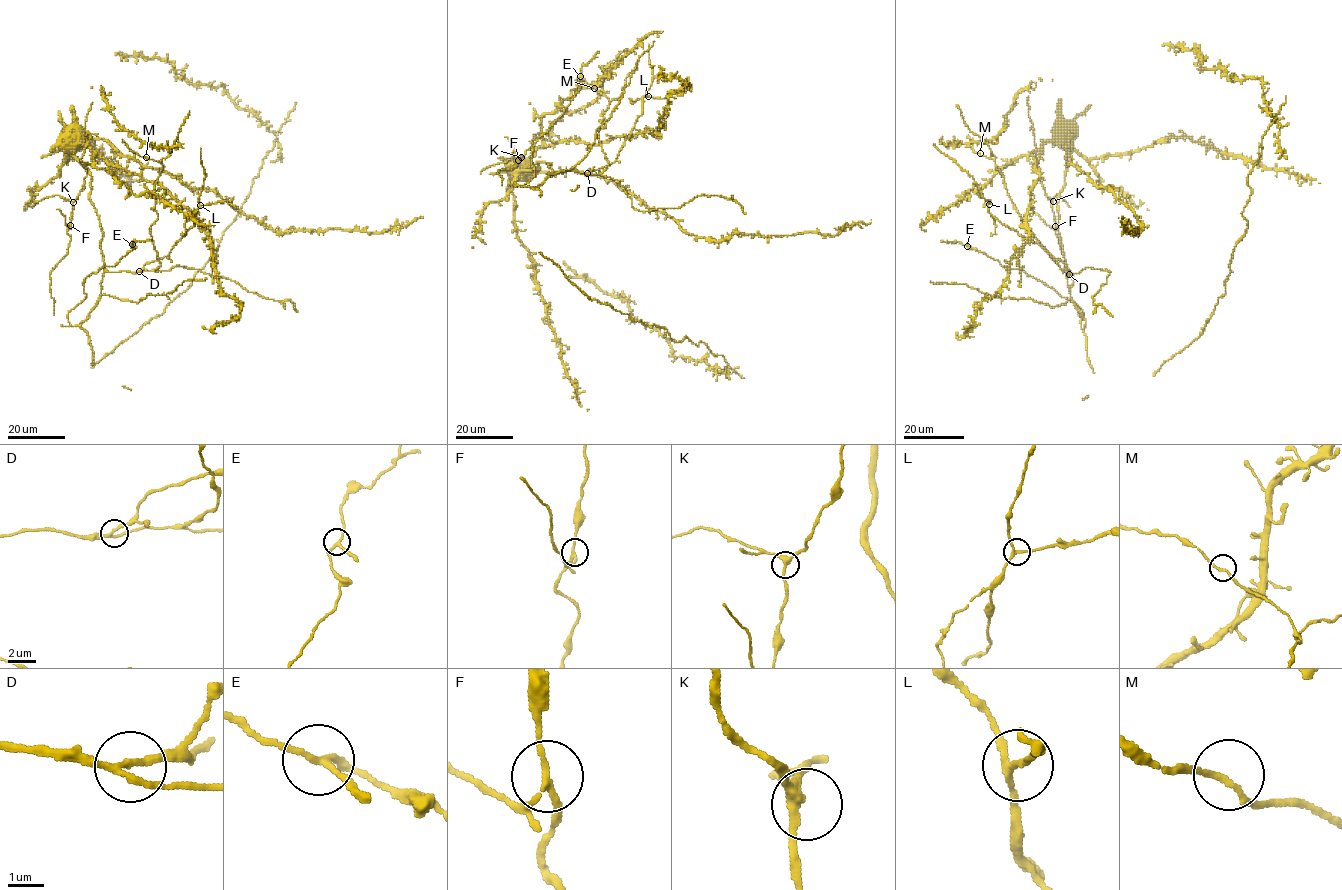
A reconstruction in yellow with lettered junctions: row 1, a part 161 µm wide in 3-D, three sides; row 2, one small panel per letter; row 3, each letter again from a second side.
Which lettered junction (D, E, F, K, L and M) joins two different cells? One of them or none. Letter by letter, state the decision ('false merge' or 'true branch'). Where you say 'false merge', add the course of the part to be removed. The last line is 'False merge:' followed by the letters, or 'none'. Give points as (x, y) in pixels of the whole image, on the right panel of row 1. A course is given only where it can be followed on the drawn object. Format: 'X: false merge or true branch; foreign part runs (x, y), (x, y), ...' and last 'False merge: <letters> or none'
D: true branch
E: true branch
F: false merge; foreign part runs (1056, 225), (1050, 227), (1031, 208)
K: true branch
L: true branch
M: true branch
False merge: F

